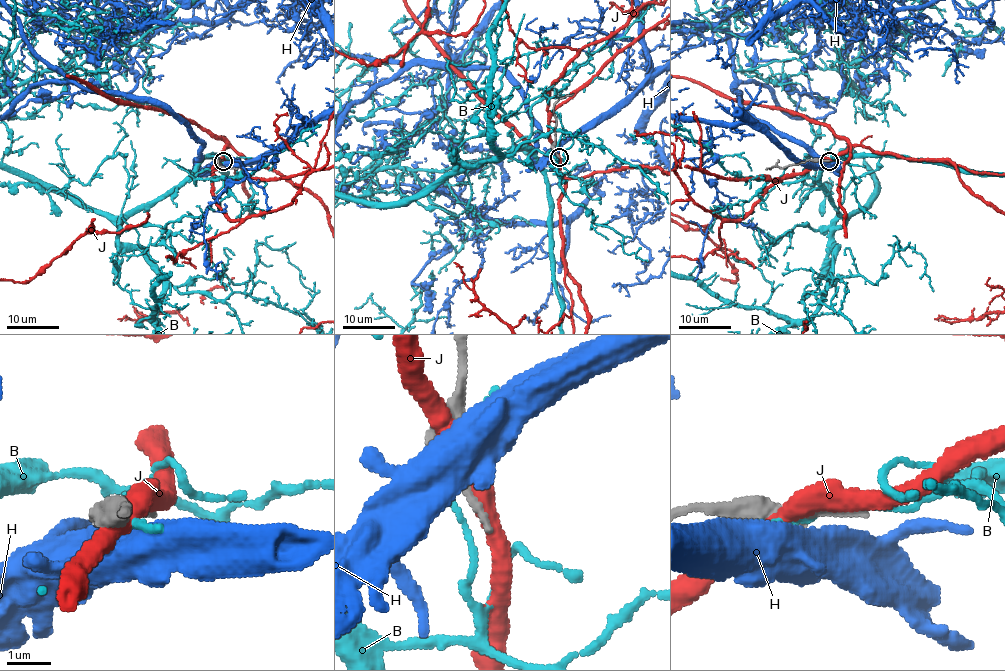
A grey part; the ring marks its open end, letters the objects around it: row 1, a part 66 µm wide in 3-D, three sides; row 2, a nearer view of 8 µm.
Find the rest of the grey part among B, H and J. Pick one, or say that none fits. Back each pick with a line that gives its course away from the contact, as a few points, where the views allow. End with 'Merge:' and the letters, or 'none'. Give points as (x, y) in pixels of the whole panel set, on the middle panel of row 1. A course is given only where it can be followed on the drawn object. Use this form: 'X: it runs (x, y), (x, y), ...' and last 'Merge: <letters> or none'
Merge: none

